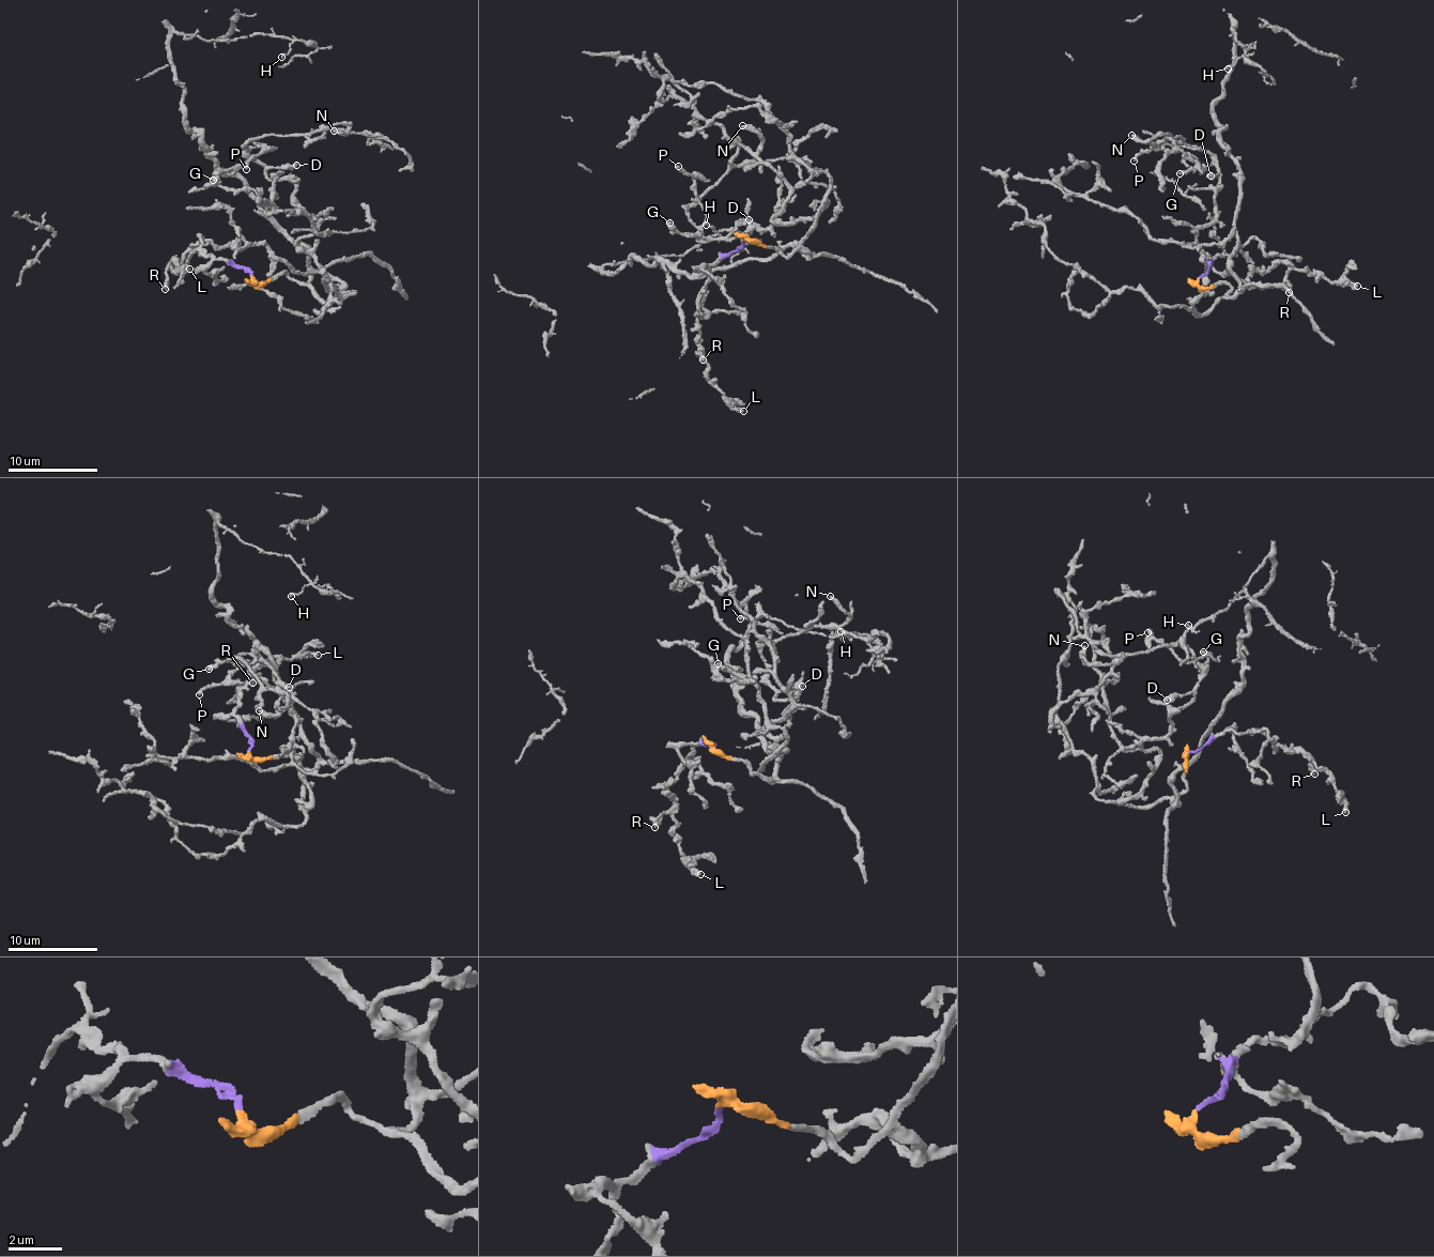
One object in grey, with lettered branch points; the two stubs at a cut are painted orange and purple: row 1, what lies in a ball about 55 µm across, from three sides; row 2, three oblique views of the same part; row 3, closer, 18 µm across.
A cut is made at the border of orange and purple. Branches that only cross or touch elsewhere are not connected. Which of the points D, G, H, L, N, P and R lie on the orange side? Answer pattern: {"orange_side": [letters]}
{"orange_side": ["D", "G", "H", "N", "P"]}

